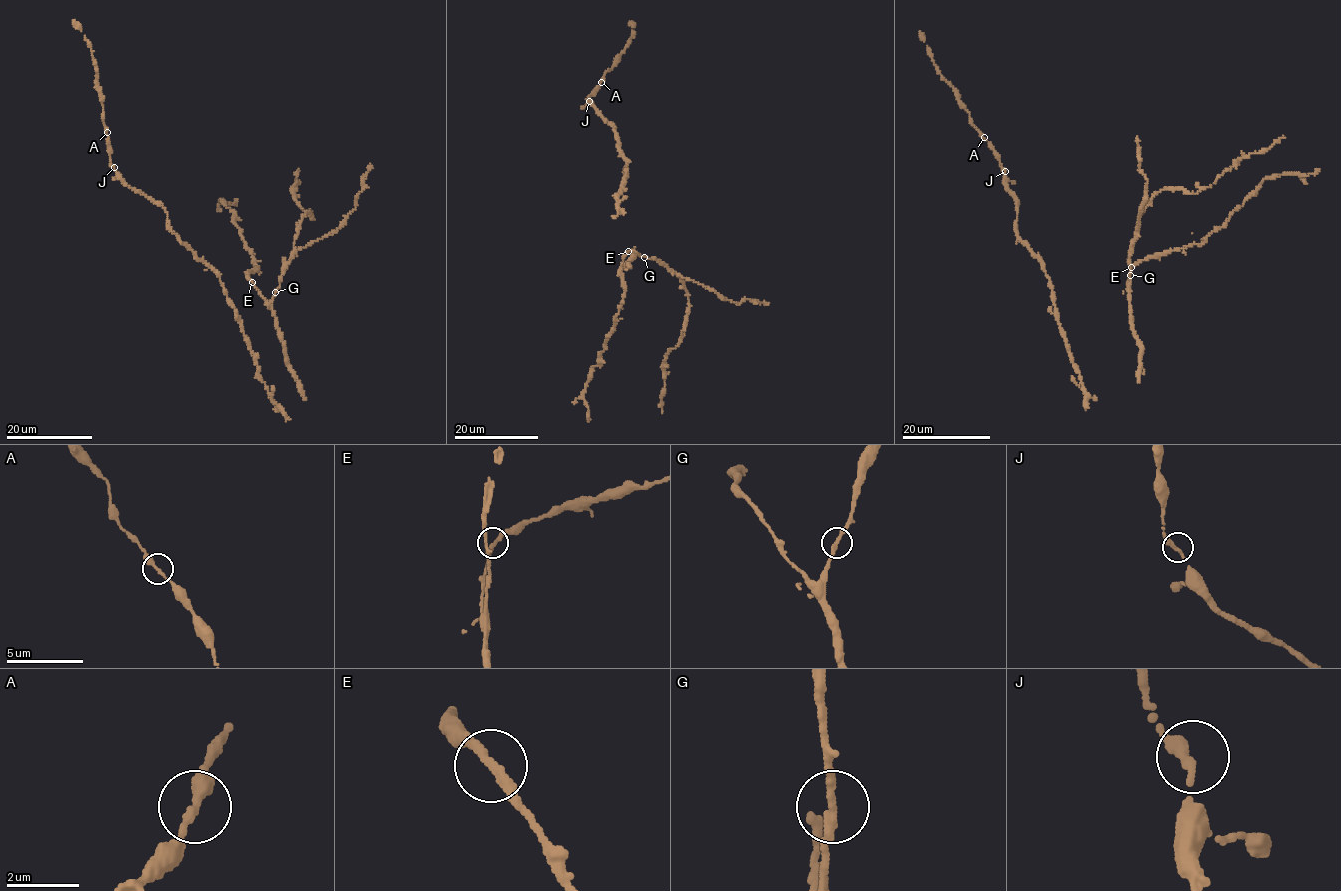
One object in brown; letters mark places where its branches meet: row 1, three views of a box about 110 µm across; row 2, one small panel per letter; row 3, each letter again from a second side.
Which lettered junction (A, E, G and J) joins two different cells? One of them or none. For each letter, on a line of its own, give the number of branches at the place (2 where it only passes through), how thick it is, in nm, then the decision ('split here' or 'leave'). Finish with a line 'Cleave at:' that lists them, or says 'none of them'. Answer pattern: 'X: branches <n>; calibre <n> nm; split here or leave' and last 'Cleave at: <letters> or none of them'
A: branches 2; calibre 280 nm; leave
E: branches 2; calibre 280 nm; leave
G: branches 2; calibre 260 nm; leave
J: branches 2; calibre 280 nm; leave
Cleave at: none of them

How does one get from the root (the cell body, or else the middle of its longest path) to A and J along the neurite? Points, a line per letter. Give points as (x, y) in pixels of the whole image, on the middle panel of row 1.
A: (617, 199), (624, 184), (627, 162), (620, 152), (614, 125), (605, 122), (587, 98), (601, 82)
J: (617, 199), (624, 184), (627, 162), (620, 152), (614, 125), (605, 122), (589, 101)

